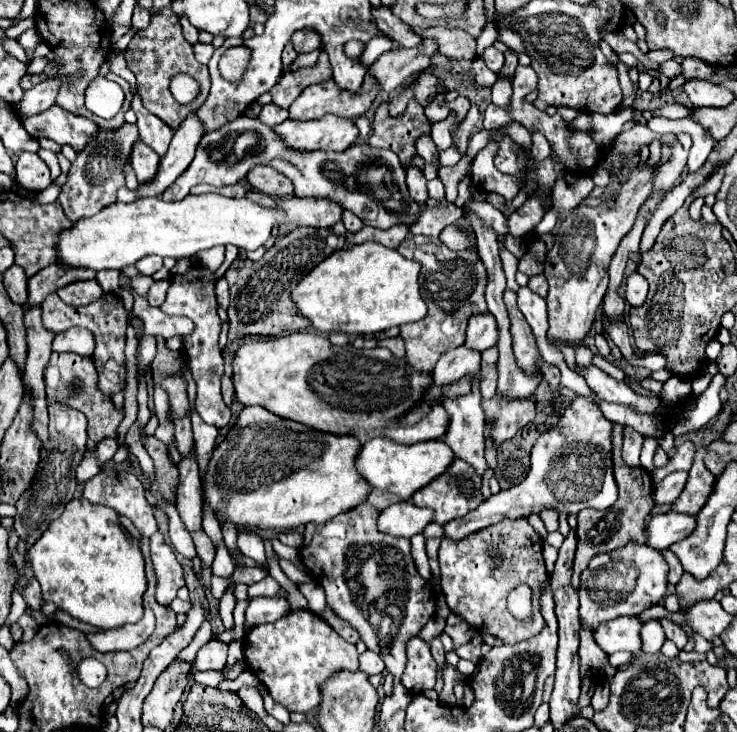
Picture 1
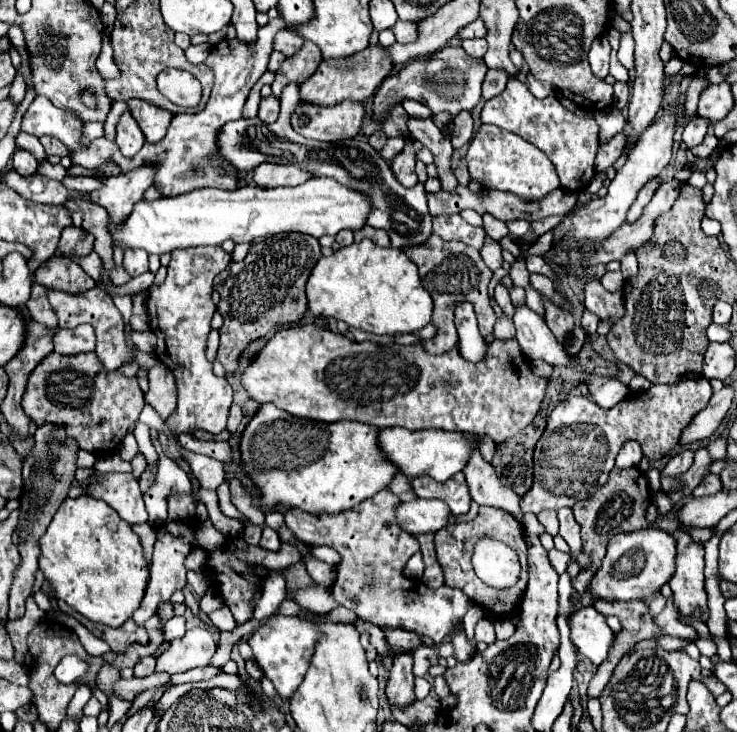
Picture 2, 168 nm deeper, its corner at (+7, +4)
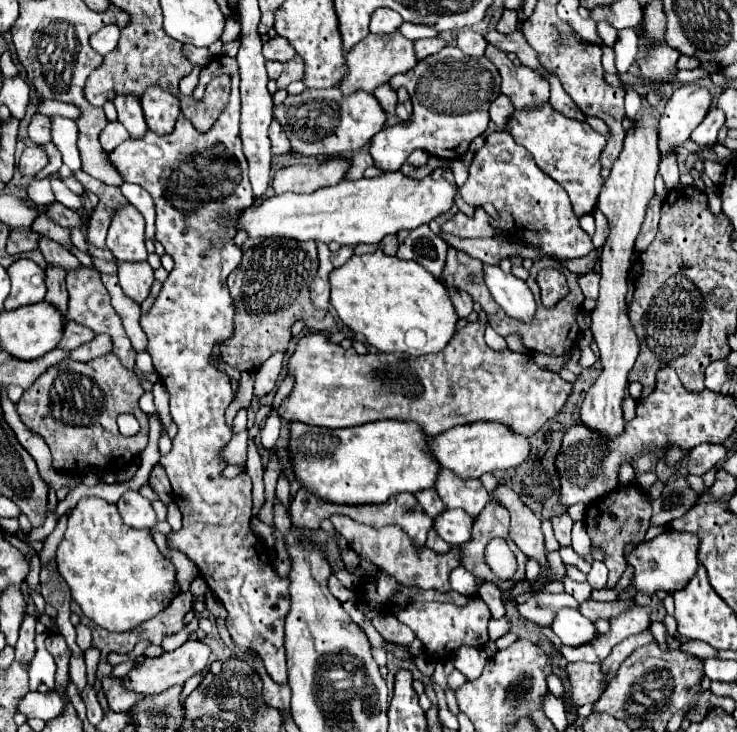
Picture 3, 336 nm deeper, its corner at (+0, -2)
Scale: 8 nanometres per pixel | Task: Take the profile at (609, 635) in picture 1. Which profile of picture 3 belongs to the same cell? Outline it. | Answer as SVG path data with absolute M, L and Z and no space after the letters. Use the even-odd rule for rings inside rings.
M560 609L552 623L552 631L560 637L562 645L570 647L588 645L598 637L594 623L580 615L578 609Z

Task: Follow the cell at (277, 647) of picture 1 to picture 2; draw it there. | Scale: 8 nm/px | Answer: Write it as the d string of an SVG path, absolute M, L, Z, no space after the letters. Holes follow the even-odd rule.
M275 613L269 617L269 621L265 625L261 625L253 637L249 639L249 645L255 653L255 661L261 667L261 671L273 681L277 693L285 699L289 699L295 689L301 685L303 675L309 667L309 657L313 655L315 643L319 639L317 633L317 625L305 621L305 619L297 619L297 617L285 617L281 613Z

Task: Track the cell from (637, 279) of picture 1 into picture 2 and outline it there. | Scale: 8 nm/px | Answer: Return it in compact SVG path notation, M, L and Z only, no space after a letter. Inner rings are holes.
M625 253L625 257L621 259L621 273L625 279L637 275L637 257L635 253Z

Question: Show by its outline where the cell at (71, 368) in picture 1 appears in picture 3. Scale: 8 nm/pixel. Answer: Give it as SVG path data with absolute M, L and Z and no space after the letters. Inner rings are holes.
M106 353L88 363L76 363L64 359L58 365L48 367L36 383L24 391L16 405L22 423L38 433L52 451L52 467L56 471L84 471L96 467L102 471L118 471L134 461L148 441L148 417L138 407L138 399L144 393L134 371L120 365L116 355ZM122 413L130 413L138 419L140 431L132 437L124 437L118 431L116 419Z

